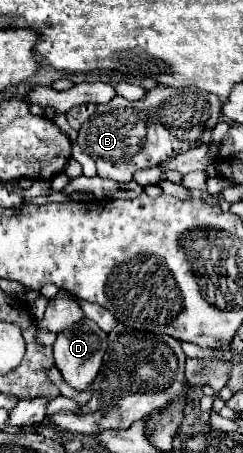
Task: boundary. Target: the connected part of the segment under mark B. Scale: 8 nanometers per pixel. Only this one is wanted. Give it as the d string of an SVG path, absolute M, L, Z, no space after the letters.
M154 88L138 102L122 96L98 106L94 116L78 130L76 144L96 162L98 176L130 182L138 170L160 166L170 156L210 142L210 132L220 120L218 96L198 88Z

